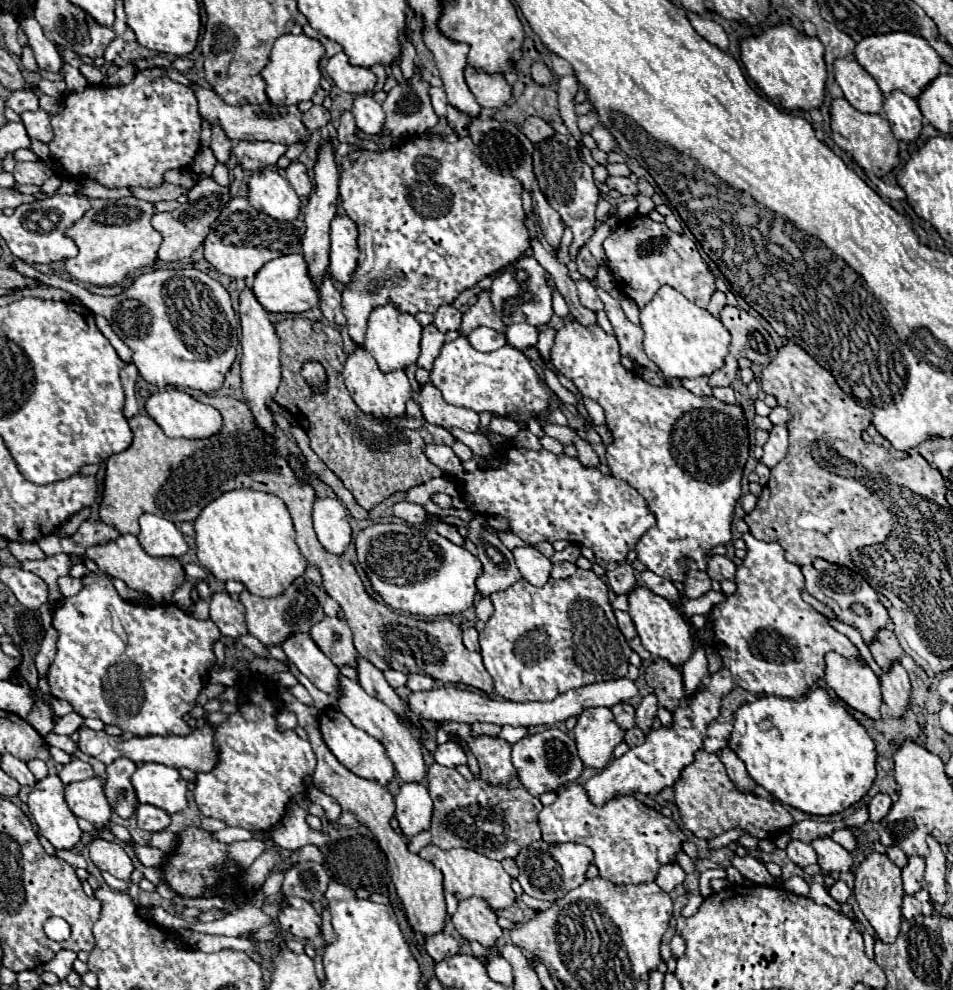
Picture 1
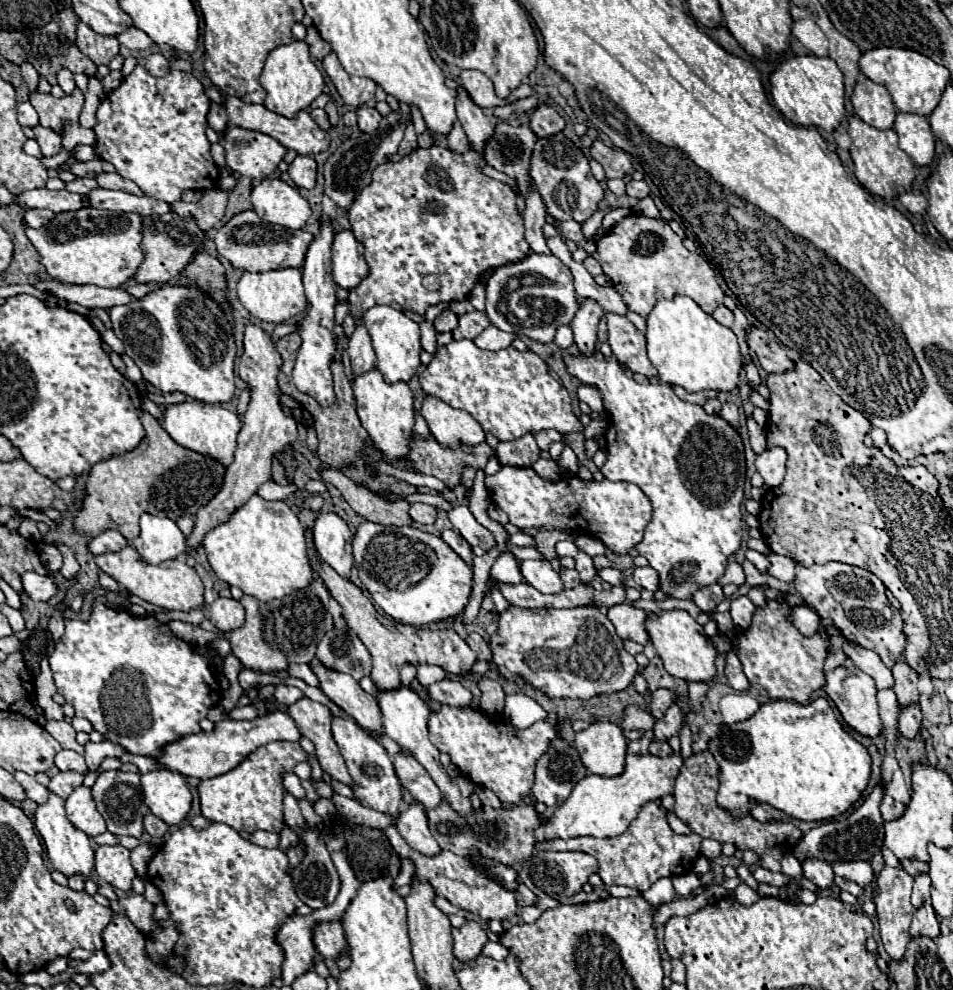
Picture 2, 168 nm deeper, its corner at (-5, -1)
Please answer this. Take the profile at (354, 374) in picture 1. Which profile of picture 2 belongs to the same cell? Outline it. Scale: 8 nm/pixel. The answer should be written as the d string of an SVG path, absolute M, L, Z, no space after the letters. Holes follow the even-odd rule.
M373 369L369 373L363 373L361 377L355 377L353 395L357 401L357 415L361 419L361 425L369 433L369 439L381 453L383 461L397 463L405 459L413 437L413 393L409 385L403 381L387 385L383 381L383 375L377 369Z

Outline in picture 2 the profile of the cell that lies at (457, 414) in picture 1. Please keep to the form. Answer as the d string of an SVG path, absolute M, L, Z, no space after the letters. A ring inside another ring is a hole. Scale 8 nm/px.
M425 397L421 415L425 417L431 435L443 447L455 449L461 445L479 445L485 441L485 433L481 433L481 425L469 417L469 413L461 409L453 409L445 405L437 397Z

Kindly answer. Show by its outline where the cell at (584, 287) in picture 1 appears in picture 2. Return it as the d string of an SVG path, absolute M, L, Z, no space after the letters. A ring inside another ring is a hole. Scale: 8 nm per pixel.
M581 301L581 309L571 321L575 345L581 355L591 355L597 343L597 323L601 319L601 307L593 305L593 301Z

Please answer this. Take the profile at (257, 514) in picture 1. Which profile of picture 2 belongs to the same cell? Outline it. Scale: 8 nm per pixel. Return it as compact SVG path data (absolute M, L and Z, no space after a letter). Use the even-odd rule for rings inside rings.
M253 495L233 517L205 535L203 547L215 575L239 587L259 601L281 599L313 581L313 569L307 559L305 529L297 515L283 501L265 501Z

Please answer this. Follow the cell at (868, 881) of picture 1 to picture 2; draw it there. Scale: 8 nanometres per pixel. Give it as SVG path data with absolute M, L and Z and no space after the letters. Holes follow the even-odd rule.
M885 867L881 871L881 875L875 879L875 887L877 887L877 895L873 897L873 901L877 905L877 919L879 919L879 933L881 933L883 947L893 961L903 961L907 943L911 941L909 925L911 925L911 917L915 913L915 907L911 905L913 877L909 873L905 873L903 869Z

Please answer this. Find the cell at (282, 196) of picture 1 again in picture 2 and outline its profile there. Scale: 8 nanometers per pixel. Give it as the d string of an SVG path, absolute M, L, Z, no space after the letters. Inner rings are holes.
M263 179L251 191L253 211L271 225L285 229L303 229L311 209L299 189L287 185L281 179Z

